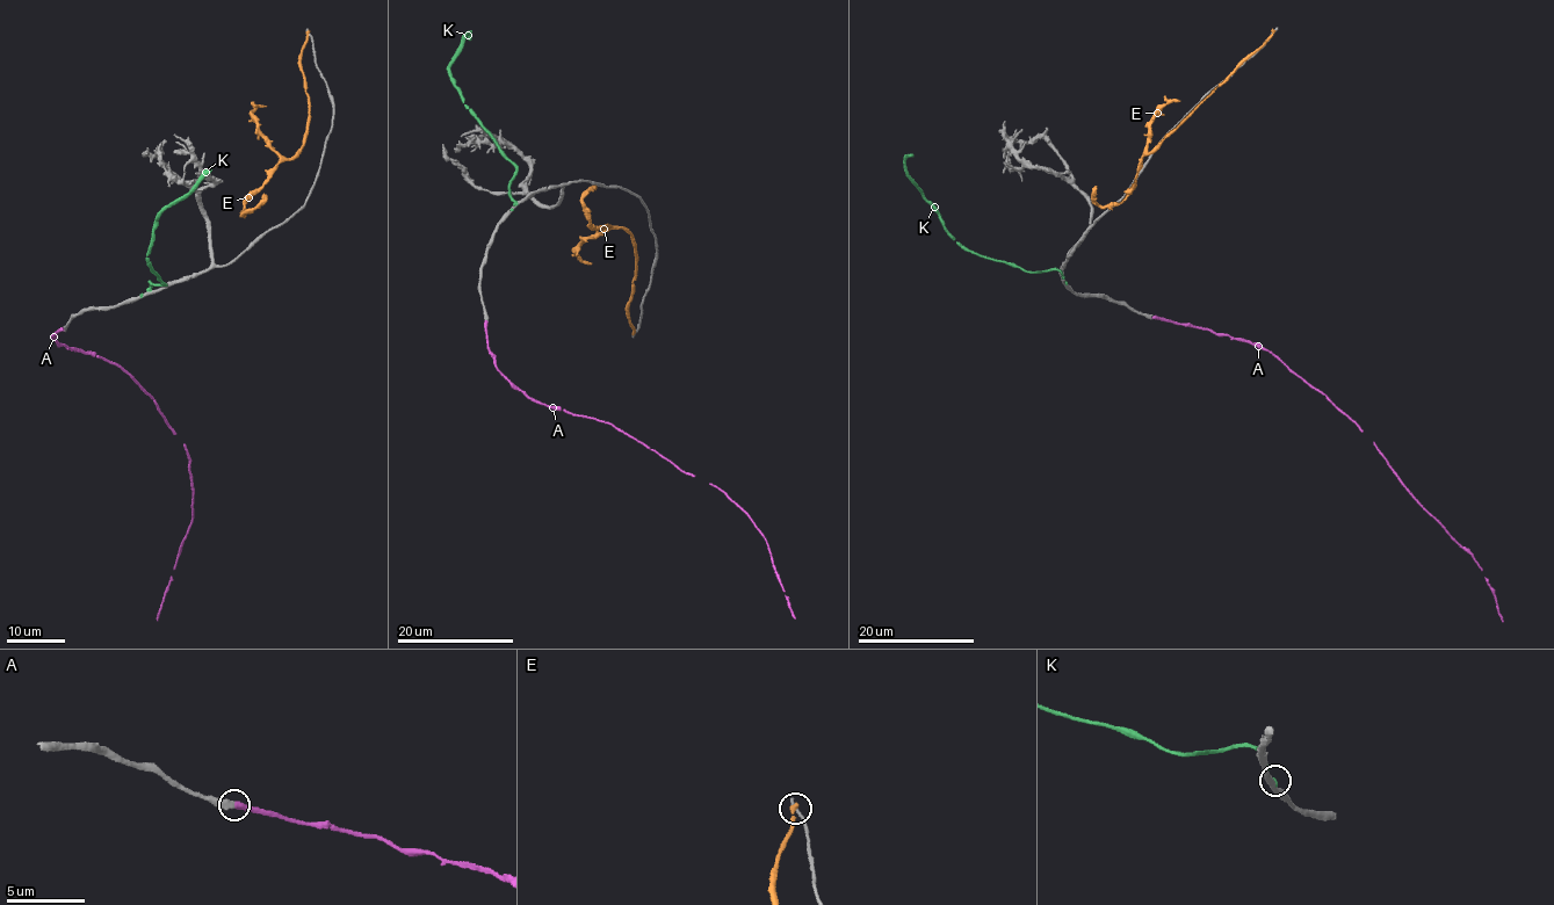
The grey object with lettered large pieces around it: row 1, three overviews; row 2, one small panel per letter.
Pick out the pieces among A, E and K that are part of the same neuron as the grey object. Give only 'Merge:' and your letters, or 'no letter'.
Merge: A

